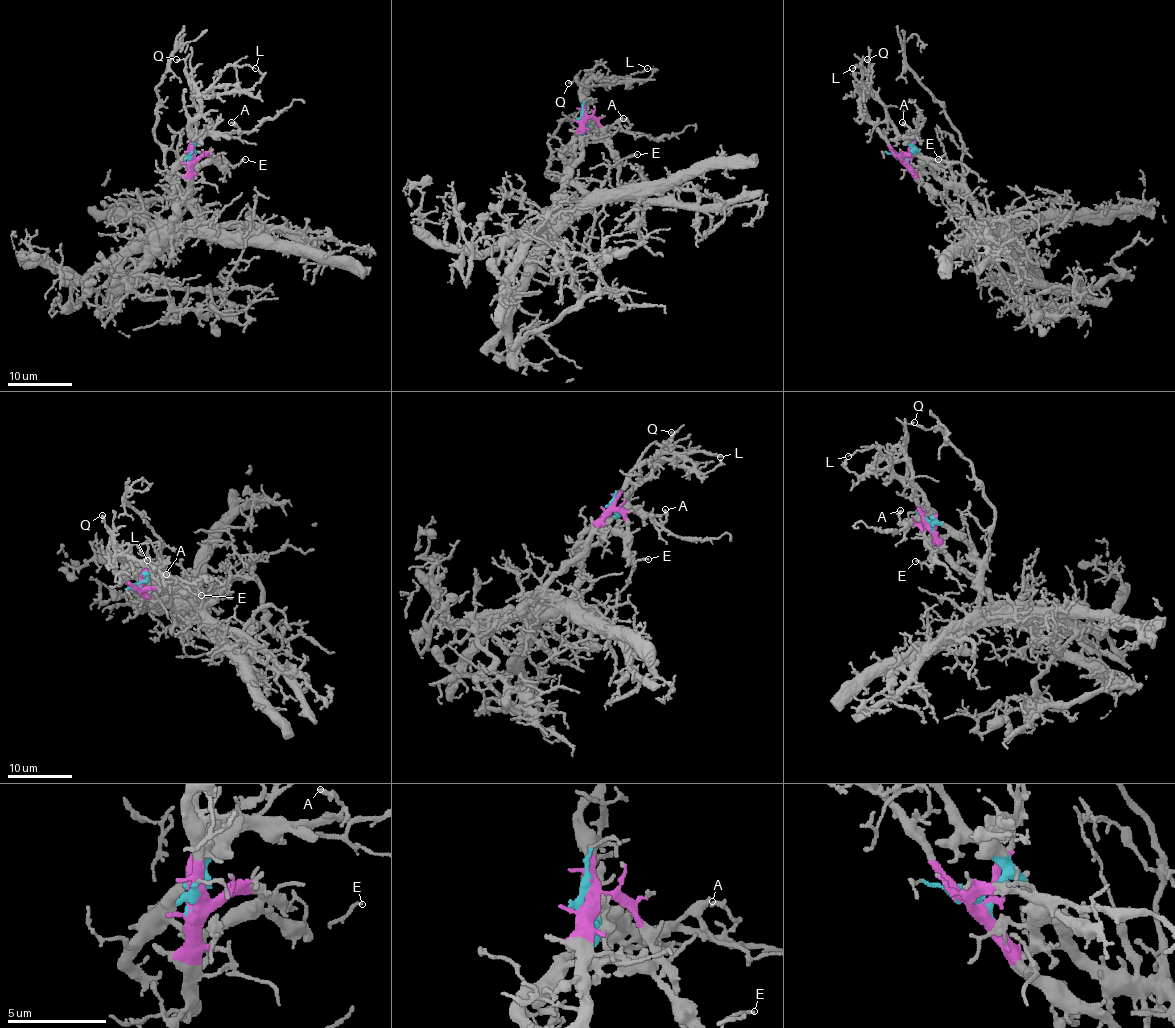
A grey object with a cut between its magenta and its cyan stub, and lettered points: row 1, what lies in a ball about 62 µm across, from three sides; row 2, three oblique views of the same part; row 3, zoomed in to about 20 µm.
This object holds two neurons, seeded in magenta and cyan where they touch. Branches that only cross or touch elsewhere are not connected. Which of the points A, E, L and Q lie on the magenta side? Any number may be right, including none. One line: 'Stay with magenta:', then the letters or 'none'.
Stay with magenta: E, L

